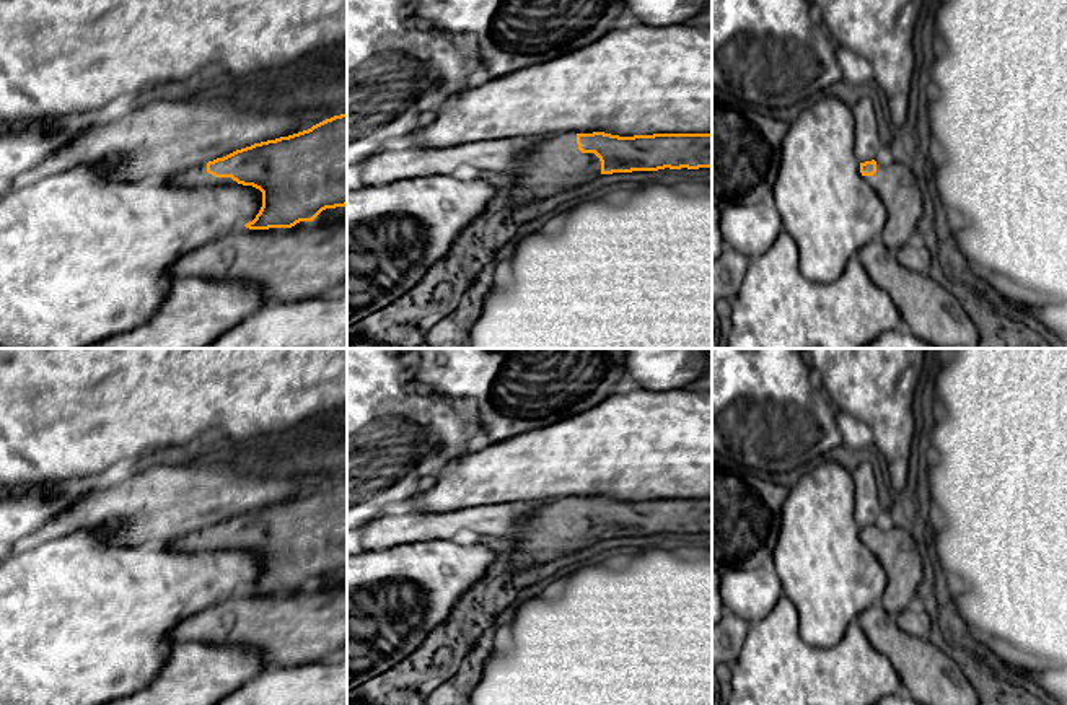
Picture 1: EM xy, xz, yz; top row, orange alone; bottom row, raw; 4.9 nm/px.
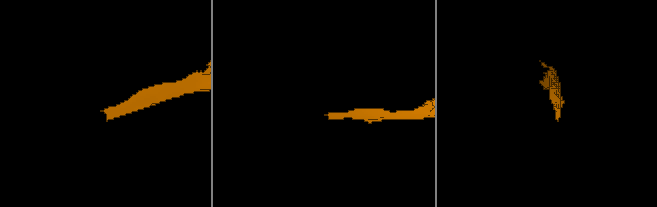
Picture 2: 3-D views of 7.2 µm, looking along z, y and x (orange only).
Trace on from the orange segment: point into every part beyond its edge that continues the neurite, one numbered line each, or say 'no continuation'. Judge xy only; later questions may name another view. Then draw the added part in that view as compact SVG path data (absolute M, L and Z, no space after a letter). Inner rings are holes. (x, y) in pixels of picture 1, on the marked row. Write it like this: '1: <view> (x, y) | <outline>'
1: xy (197, 176) | M200 164L186 173L168 177L168 181L178 187L212 187L212 186L238 184L231 177L215 177L209 174L207 164Z

